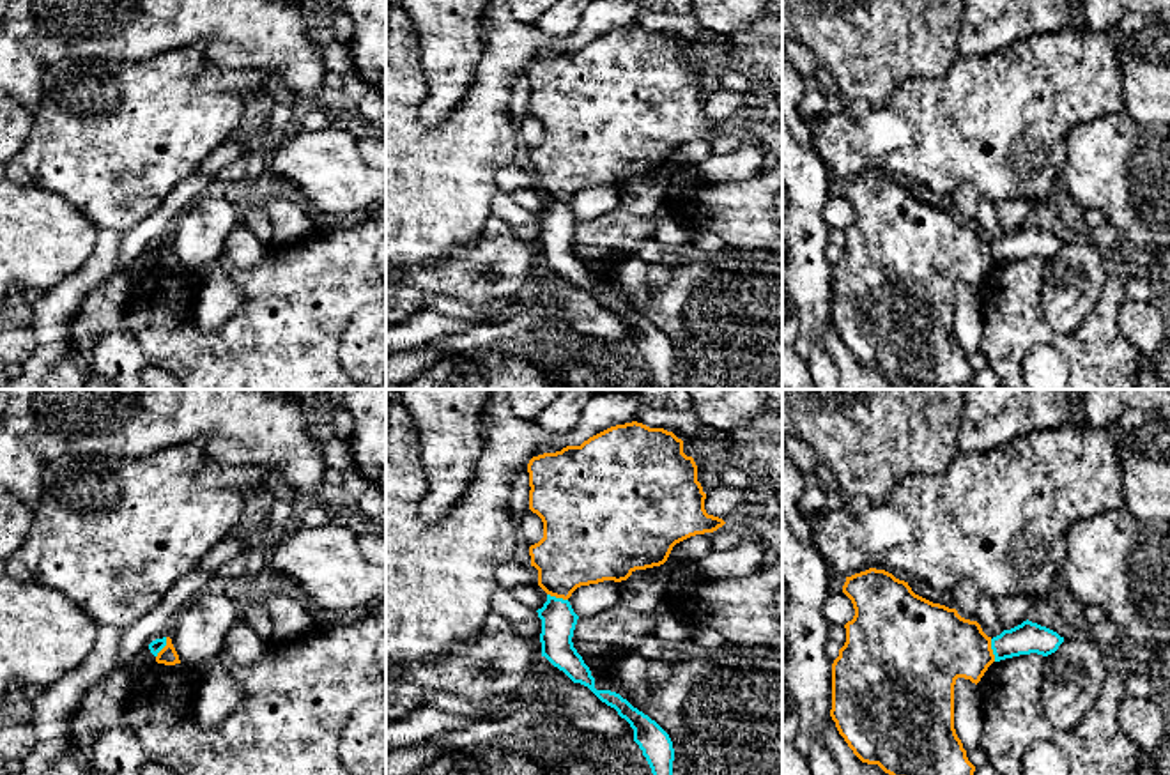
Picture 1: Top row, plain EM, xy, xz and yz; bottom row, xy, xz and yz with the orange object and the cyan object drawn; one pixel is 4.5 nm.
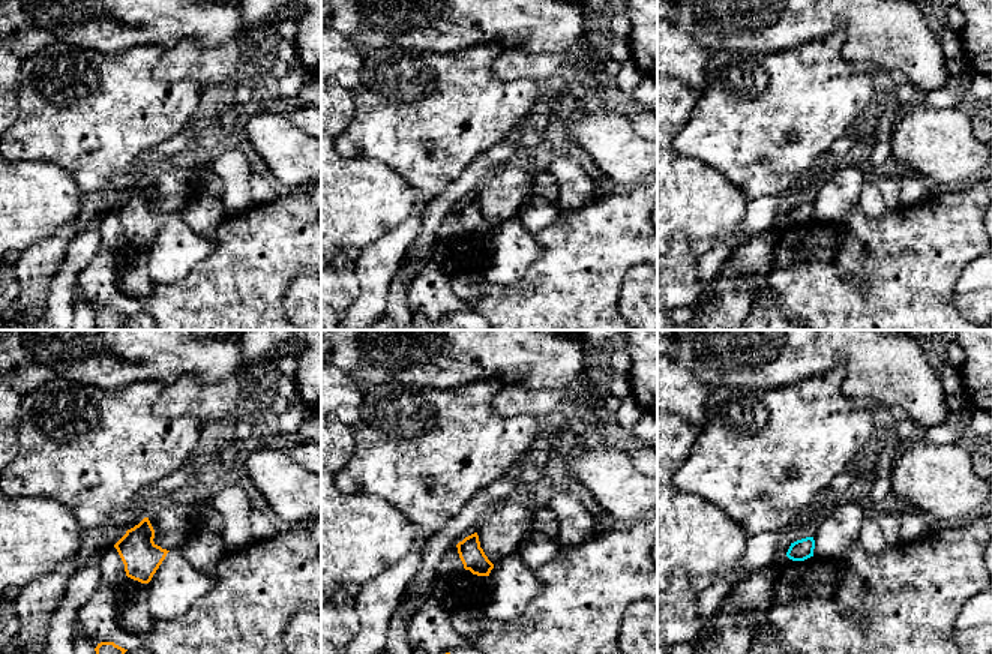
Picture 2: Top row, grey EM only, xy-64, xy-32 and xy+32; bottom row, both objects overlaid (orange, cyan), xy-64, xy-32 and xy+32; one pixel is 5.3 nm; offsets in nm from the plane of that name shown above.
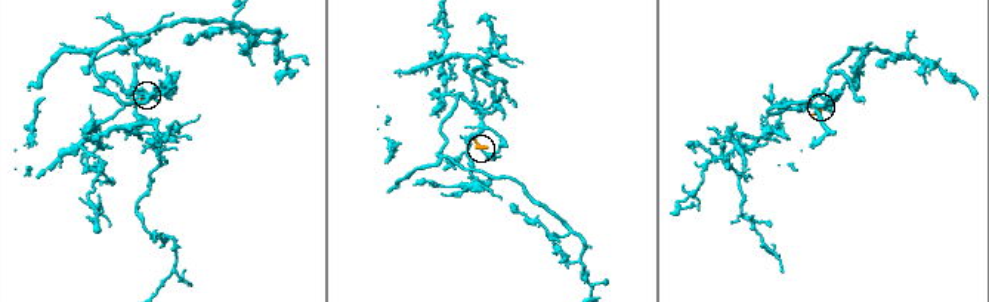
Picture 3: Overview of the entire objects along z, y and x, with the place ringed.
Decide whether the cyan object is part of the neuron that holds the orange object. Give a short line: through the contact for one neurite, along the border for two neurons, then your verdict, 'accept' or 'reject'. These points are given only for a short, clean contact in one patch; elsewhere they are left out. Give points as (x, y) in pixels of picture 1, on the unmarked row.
line yz (990, 243), (995, 264); reject

